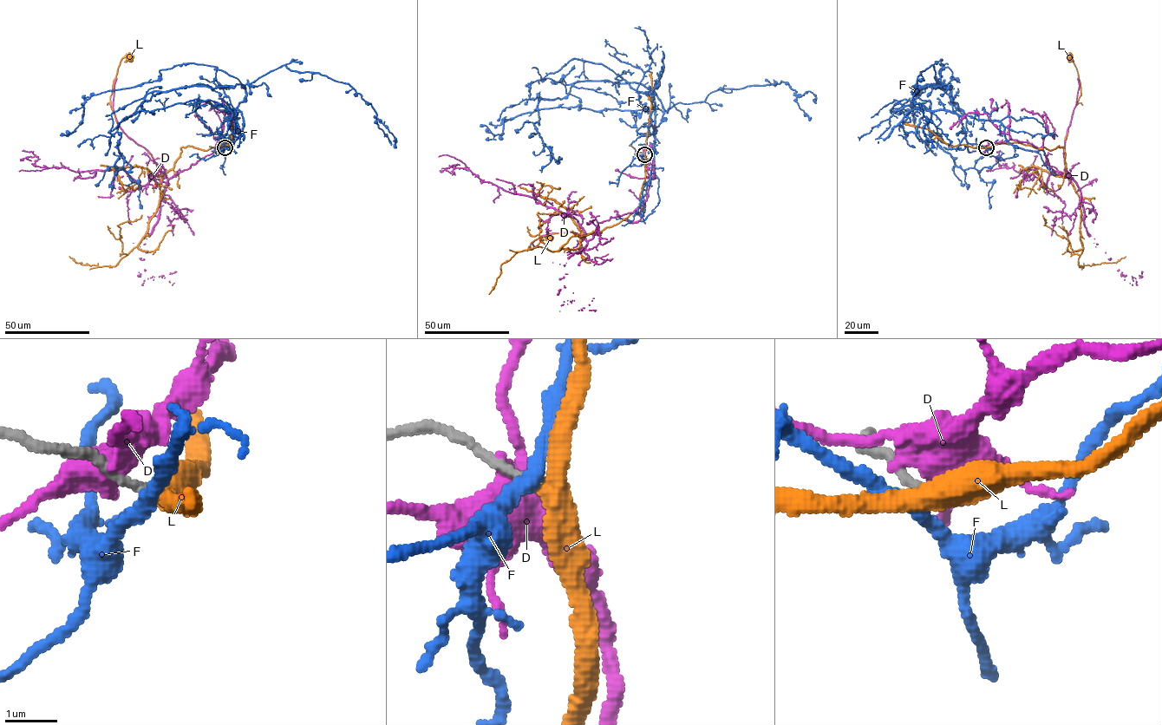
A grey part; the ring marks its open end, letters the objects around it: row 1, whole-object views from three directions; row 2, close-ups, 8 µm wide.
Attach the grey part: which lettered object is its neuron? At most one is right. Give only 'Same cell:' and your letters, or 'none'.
Same cell: L

